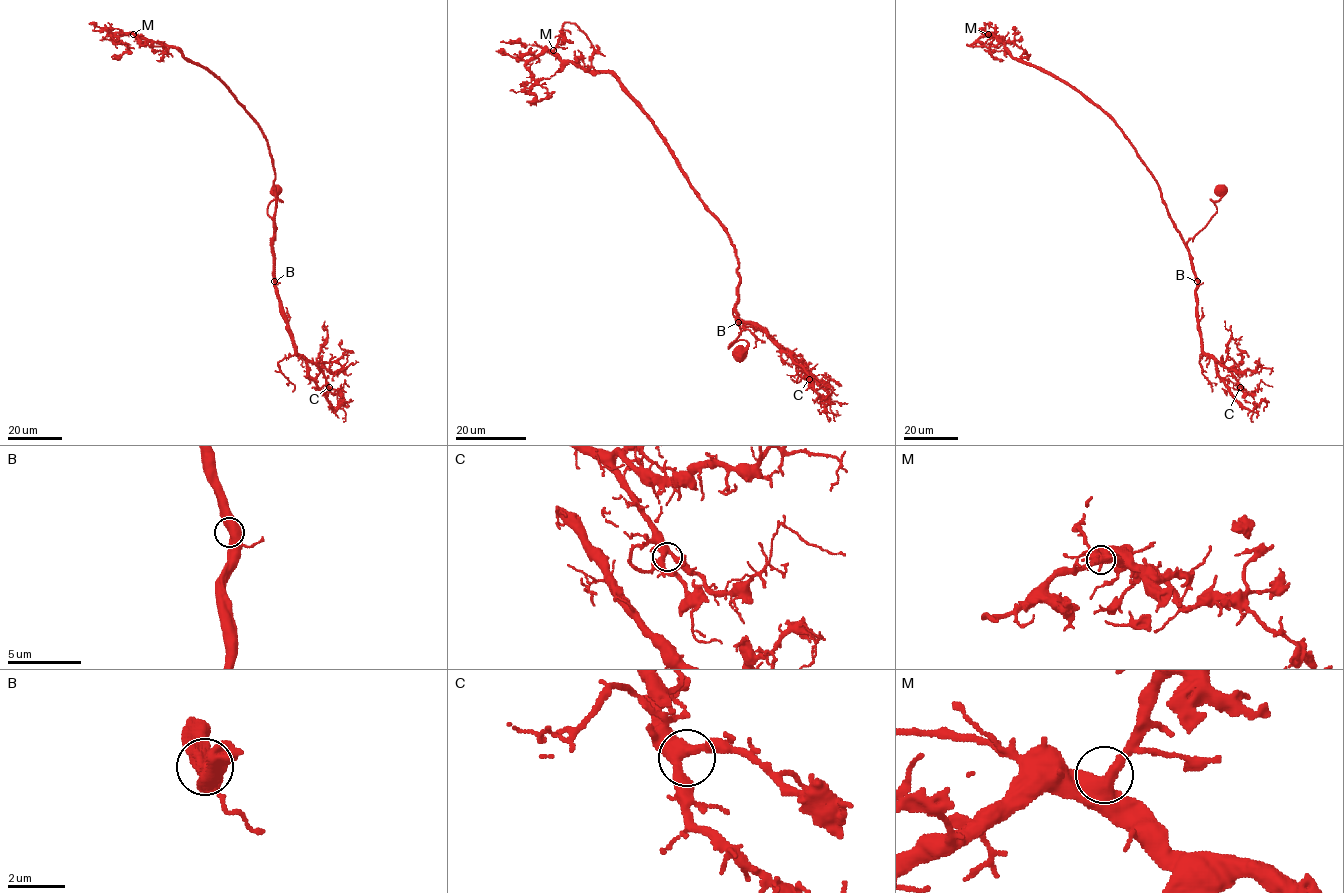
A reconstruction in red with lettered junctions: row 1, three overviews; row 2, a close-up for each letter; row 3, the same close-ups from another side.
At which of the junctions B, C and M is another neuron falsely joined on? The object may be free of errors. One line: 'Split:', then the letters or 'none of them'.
Split: none of them

